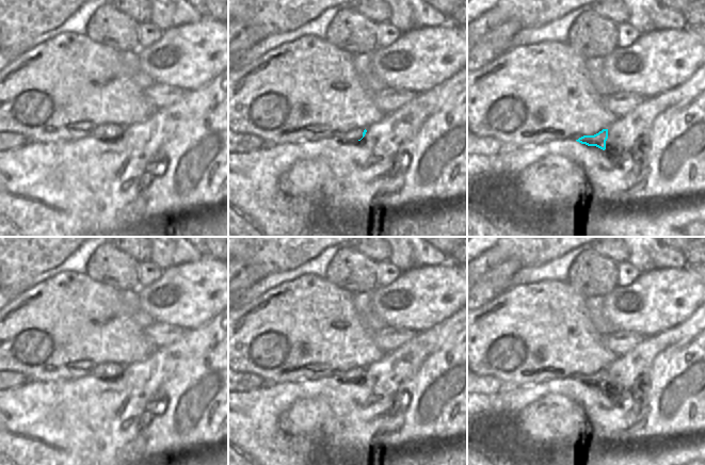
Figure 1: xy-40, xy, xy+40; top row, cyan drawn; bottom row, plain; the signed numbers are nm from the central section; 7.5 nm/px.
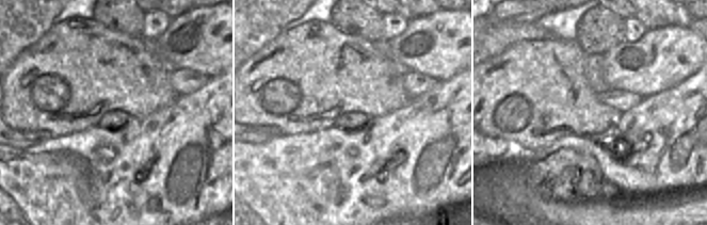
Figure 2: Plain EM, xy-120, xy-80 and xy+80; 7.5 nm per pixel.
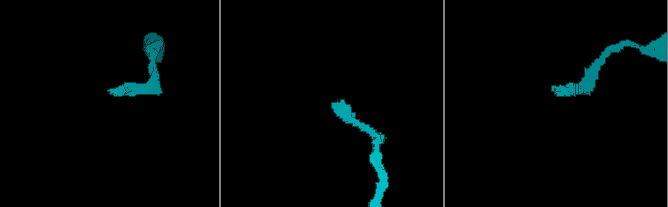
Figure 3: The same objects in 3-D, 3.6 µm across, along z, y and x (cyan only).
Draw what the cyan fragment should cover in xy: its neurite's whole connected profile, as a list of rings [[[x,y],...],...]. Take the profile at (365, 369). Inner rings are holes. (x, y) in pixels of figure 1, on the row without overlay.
[[[355,368],[353,370],[349,370],[342,374],[338,374],[337,379],[339,381],[341,381],[342,383],[350,383],[352,381],[356,381],[356,380],[360,380],[365,373],[366,373],[367,369],[365,368]]]

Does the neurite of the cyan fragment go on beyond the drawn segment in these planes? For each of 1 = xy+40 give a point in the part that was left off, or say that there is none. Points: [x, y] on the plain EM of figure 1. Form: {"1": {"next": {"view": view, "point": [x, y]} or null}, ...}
{"1": {"next": null}}

